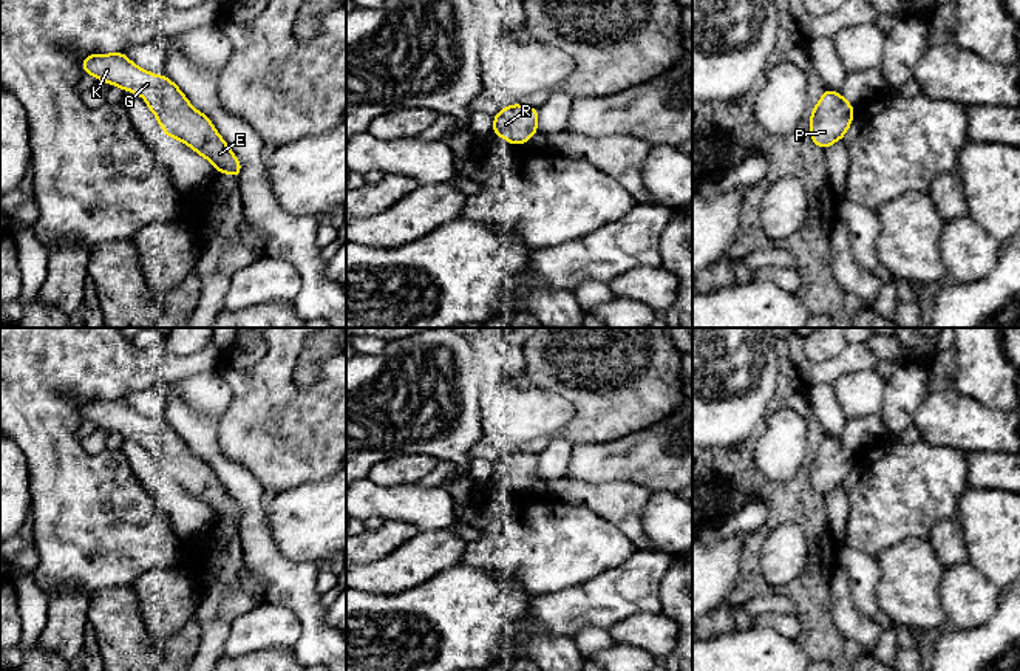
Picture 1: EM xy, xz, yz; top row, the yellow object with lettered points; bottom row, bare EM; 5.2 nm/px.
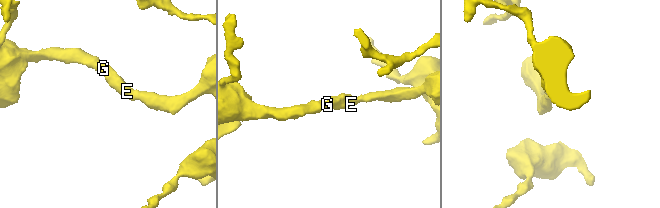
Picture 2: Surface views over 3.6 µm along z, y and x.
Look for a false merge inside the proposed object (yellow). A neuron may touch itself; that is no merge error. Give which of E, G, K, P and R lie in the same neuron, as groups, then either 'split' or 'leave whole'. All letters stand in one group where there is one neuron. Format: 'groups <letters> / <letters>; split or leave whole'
groups E G K P R; leave whole

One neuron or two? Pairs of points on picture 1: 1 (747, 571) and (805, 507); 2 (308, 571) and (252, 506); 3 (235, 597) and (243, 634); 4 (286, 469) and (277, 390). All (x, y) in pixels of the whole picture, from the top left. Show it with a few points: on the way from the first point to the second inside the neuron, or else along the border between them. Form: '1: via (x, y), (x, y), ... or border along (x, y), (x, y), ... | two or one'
1: via (751, 551), (754, 540), (785, 509) | one
2: via (286, 571), (257, 543), (252, 527) | one
3: border along (257, 603), (234, 619), (223, 648) | two
4: via (286, 449), (291, 435), (277, 418), (277, 410) | one

